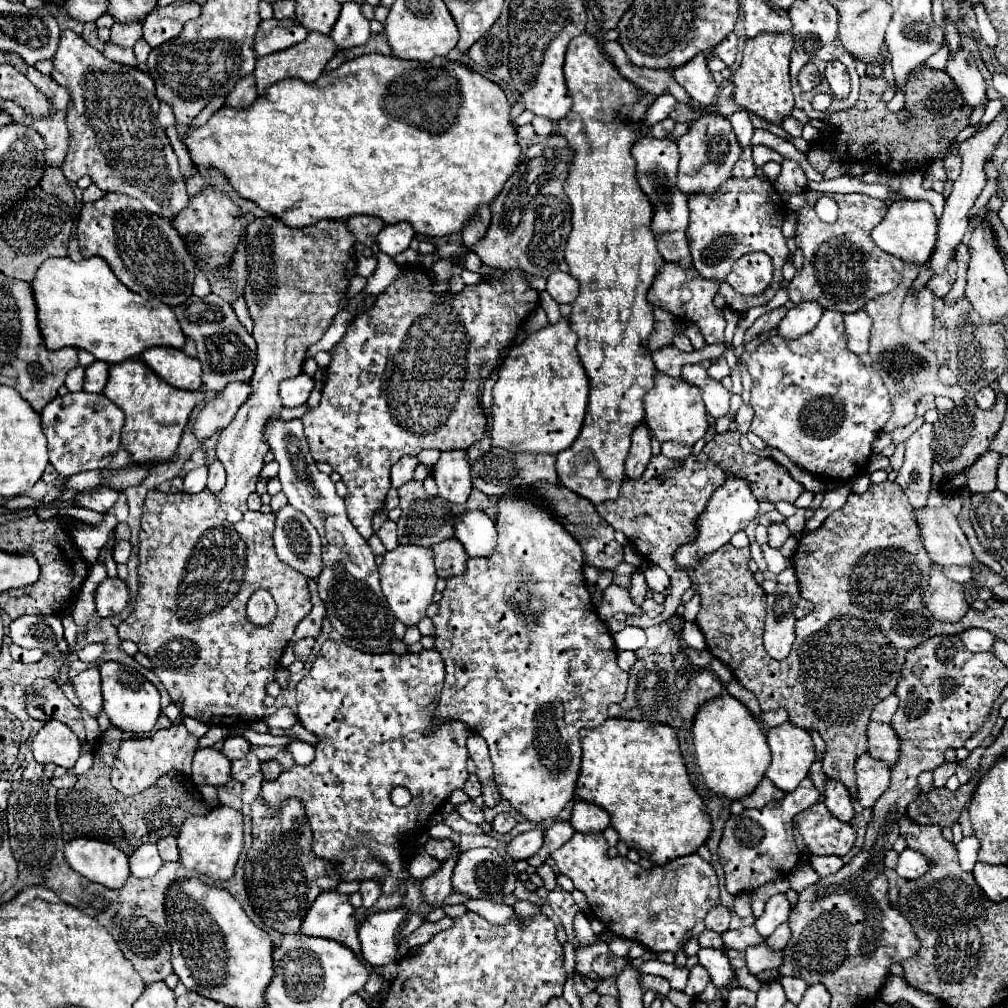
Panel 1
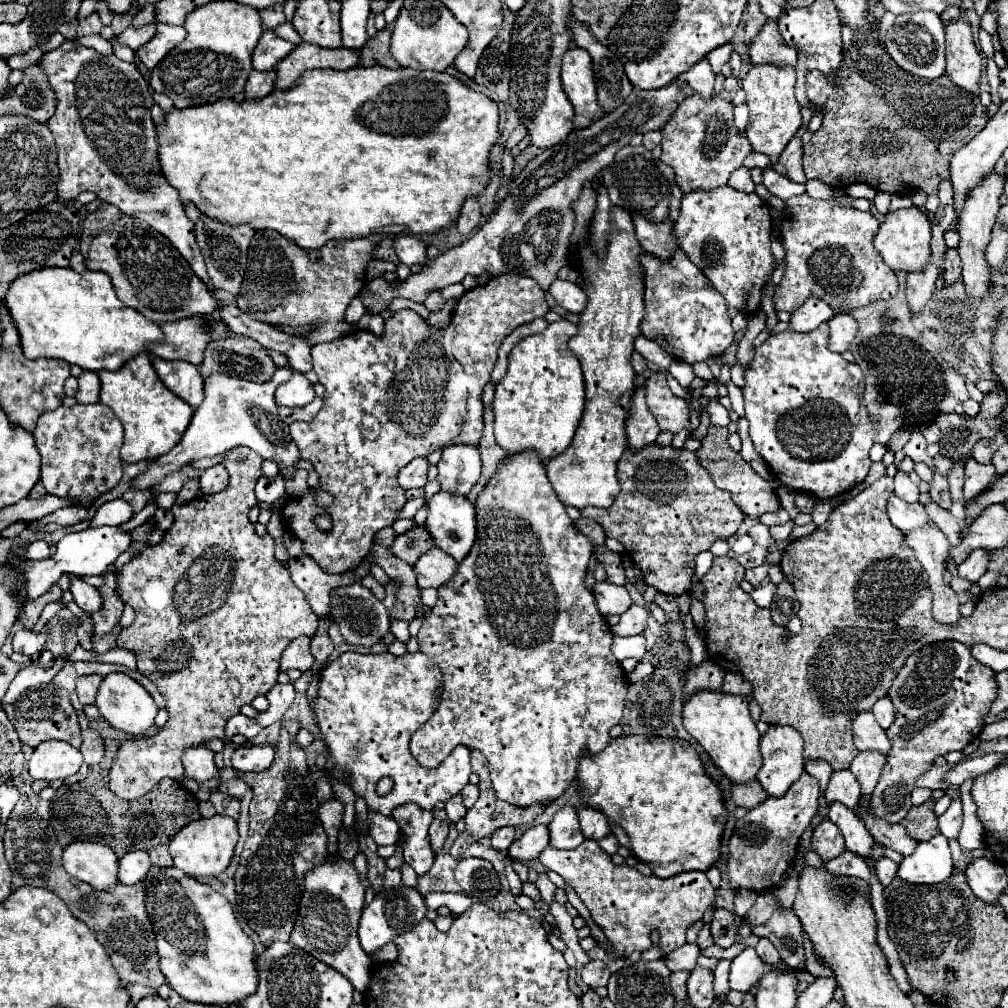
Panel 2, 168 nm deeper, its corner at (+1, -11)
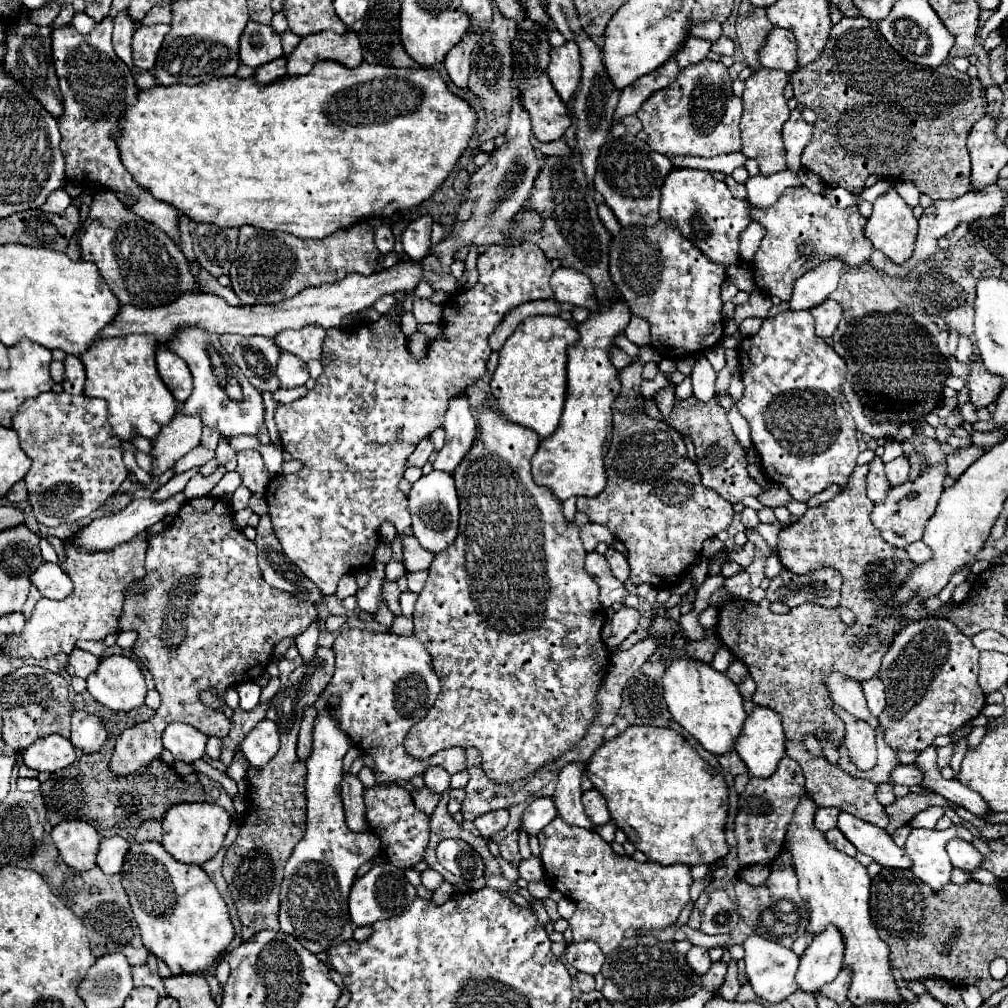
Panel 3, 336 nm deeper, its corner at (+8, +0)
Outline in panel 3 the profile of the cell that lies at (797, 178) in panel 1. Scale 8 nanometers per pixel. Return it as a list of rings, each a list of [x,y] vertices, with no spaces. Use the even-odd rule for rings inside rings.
[[[791,110],[789,120],[783,126],[783,142],[787,150],[787,168],[797,172],[801,168],[801,152],[809,144],[813,134],[813,126],[807,124],[799,110]]]

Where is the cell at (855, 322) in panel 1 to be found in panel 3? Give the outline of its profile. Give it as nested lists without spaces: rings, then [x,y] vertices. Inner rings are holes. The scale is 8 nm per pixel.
[[[825,300],[825,302],[817,304],[817,306],[813,306],[809,312],[815,318],[815,334],[819,338],[833,336],[833,332],[837,328],[837,322],[843,316],[841,306],[837,302],[833,302],[833,300]]]

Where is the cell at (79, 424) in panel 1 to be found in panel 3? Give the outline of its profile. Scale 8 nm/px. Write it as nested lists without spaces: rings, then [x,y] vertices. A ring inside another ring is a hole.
[[[45,392],[33,400],[25,400],[13,416],[13,430],[19,434],[21,448],[33,460],[29,472],[25,474],[25,484],[29,490],[29,504],[35,512],[35,518],[43,526],[59,526],[67,522],[79,522],[97,510],[107,498],[111,498],[123,480],[127,478],[127,466],[123,464],[121,440],[113,436],[113,428],[107,420],[107,404],[99,398],[87,398],[85,394],[55,394]]]

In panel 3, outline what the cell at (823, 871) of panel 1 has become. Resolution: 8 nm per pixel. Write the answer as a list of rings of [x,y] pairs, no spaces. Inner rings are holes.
[[[837,828],[829,830],[829,832],[825,834],[825,838],[827,838],[827,842],[829,842],[831,846],[835,846],[837,850],[845,852],[845,854],[851,857],[855,857],[857,849],[847,838],[845,838],[845,836],[843,836],[843,834],[841,834],[841,832],[839,832],[839,830],[837,830]]]

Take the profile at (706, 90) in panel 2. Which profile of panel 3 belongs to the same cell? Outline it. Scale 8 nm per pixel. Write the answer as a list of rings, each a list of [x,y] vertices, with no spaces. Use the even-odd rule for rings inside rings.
[[[689,36],[689,40],[685,42],[685,48],[681,48],[681,52],[677,52],[677,56],[675,56],[679,68],[687,68],[689,64],[697,64],[697,62],[705,60],[709,50],[711,50],[709,40]]]

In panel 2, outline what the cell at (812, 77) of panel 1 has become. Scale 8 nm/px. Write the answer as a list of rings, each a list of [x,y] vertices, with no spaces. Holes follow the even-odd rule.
[[[854,45],[852,51],[844,53],[840,75],[844,79],[844,91],[834,89],[818,71],[810,71],[806,75],[806,95],[812,103],[824,105],[824,121],[810,143],[804,145],[804,173],[808,179],[818,179],[832,187],[866,183],[876,191],[900,195],[910,195],[916,189],[938,193],[940,181],[950,177],[948,163],[952,155],[972,141],[974,135],[984,129],[984,123],[988,123],[986,107],[980,105],[978,95],[956,87],[948,75],[936,79],[908,75],[880,45]]]

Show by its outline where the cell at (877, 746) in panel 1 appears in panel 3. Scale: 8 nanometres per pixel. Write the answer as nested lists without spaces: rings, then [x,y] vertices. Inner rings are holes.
[[[831,672],[831,674],[825,676],[825,682],[827,682],[827,692],[829,692],[829,696],[831,696],[831,700],[835,704],[845,708],[855,718],[865,720],[873,728],[879,726],[877,718],[867,708],[863,688],[861,688],[859,680],[853,680],[853,678],[849,678],[849,676],[841,674],[841,672]]]

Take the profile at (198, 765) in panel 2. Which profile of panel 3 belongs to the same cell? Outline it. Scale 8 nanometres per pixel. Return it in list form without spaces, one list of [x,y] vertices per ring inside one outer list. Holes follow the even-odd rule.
[[[185,722],[169,724],[161,740],[163,740],[163,746],[175,756],[175,760],[181,760],[187,764],[193,760],[199,760],[205,754],[207,736]]]

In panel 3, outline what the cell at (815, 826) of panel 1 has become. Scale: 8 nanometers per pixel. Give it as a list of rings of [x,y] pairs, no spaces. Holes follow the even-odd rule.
[[[819,808],[815,814],[815,828],[821,832],[827,832],[831,828],[837,826],[837,816],[839,810],[837,808]]]

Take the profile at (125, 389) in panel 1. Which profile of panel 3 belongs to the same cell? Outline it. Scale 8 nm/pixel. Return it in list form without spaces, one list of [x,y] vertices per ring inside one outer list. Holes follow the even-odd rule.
[[[131,334],[107,340],[99,338],[91,350],[79,356],[87,372],[85,396],[107,400],[109,424],[121,440],[131,440],[133,436],[153,440],[161,426],[165,426],[177,410],[177,400],[157,374],[157,346],[157,338],[149,334]]]

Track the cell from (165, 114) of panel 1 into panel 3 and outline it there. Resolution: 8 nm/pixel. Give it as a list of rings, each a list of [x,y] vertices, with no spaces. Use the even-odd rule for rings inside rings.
[[[133,68],[131,72],[133,72],[133,78],[137,80],[137,84],[139,84],[141,88],[151,88],[151,86],[157,84],[151,72],[141,72],[141,70],[135,70],[135,68]]]

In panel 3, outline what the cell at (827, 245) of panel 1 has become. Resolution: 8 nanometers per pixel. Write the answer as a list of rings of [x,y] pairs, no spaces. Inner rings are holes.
[[[787,188],[773,206],[759,208],[749,206],[755,222],[765,228],[759,250],[751,260],[753,278],[759,290],[781,300],[789,300],[793,292],[793,282],[815,268],[819,262],[841,256],[847,266],[857,266],[869,262],[873,244],[865,238],[863,228],[867,218],[859,214],[857,208],[835,208],[821,194],[803,188]]]

